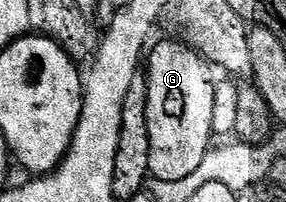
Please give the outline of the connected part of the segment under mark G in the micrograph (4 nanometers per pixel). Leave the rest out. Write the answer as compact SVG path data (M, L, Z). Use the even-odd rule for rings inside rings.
M161 41L148 51L148 58L144 63L146 69L146 84L144 90L147 93L147 141L149 150L146 153L148 171L155 180L164 182L180 181L188 177L198 165L198 160L204 151L204 143L200 139L200 120L198 116L202 112L202 95L205 94L204 82L208 79L203 60L183 45L173 41Z

